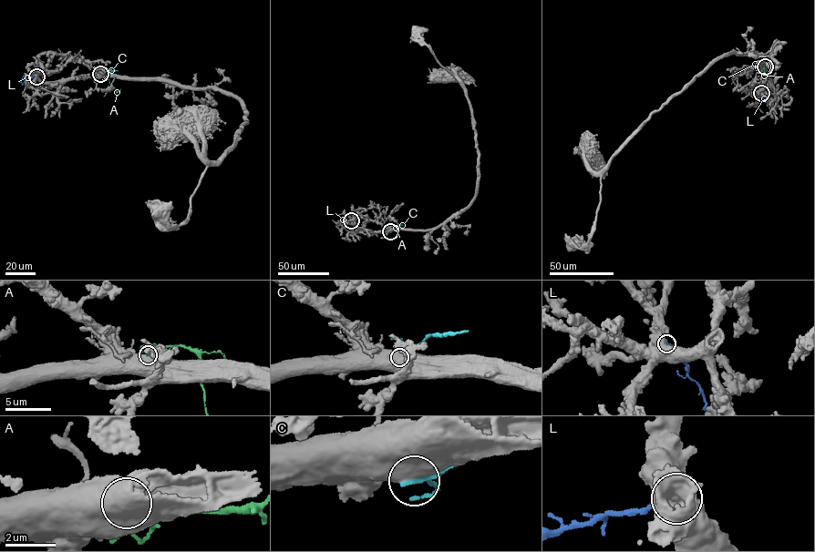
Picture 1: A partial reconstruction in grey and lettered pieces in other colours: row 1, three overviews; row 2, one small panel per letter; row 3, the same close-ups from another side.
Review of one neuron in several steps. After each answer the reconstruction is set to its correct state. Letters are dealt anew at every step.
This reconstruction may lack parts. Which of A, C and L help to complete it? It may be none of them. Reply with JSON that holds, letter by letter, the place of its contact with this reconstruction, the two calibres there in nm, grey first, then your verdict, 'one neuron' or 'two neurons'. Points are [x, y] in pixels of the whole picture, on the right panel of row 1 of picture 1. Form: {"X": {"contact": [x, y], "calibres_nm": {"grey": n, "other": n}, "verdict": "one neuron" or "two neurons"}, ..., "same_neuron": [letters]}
{"A": {"contact": [763, 66], "calibres_nm": {"grey": 750, "other": 180}, "verdict": "one neuron"}, "C": {"contact": [765, 66], "calibres_nm": {"grey": 750, "other": 170}, "verdict": "two neurons"}, "L": {"contact": [761, 93], "calibres_nm": {"grey": 900, "other": 180}, "verdict": "two neurons"}, "same_neuron": ["A"]}

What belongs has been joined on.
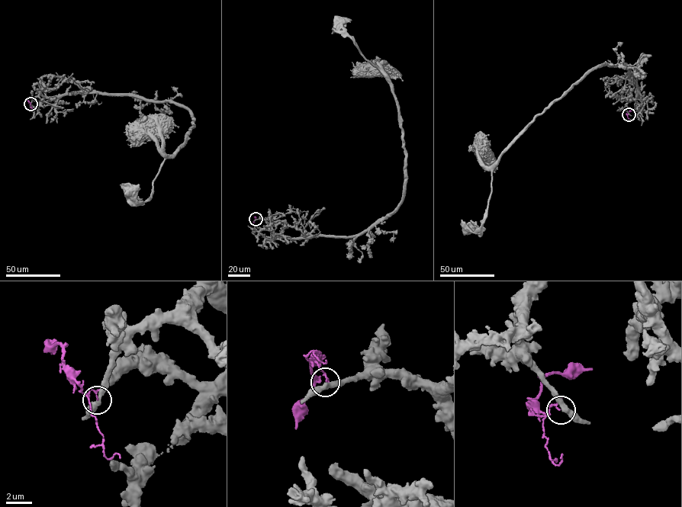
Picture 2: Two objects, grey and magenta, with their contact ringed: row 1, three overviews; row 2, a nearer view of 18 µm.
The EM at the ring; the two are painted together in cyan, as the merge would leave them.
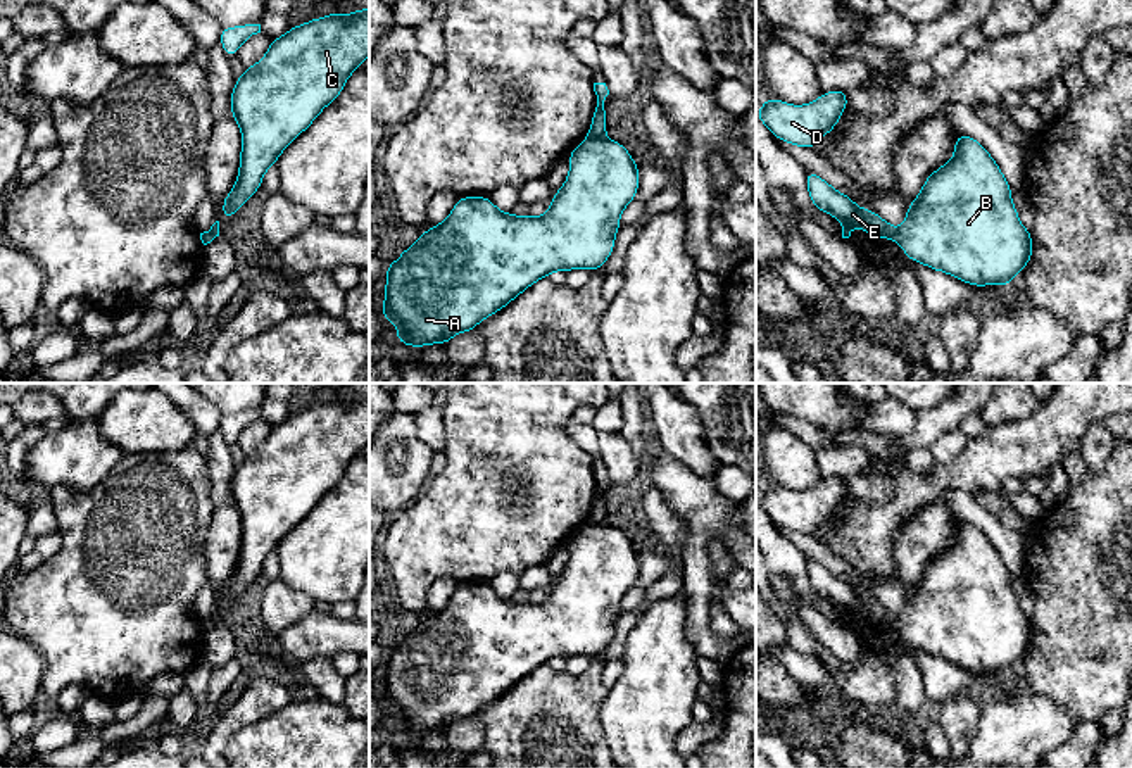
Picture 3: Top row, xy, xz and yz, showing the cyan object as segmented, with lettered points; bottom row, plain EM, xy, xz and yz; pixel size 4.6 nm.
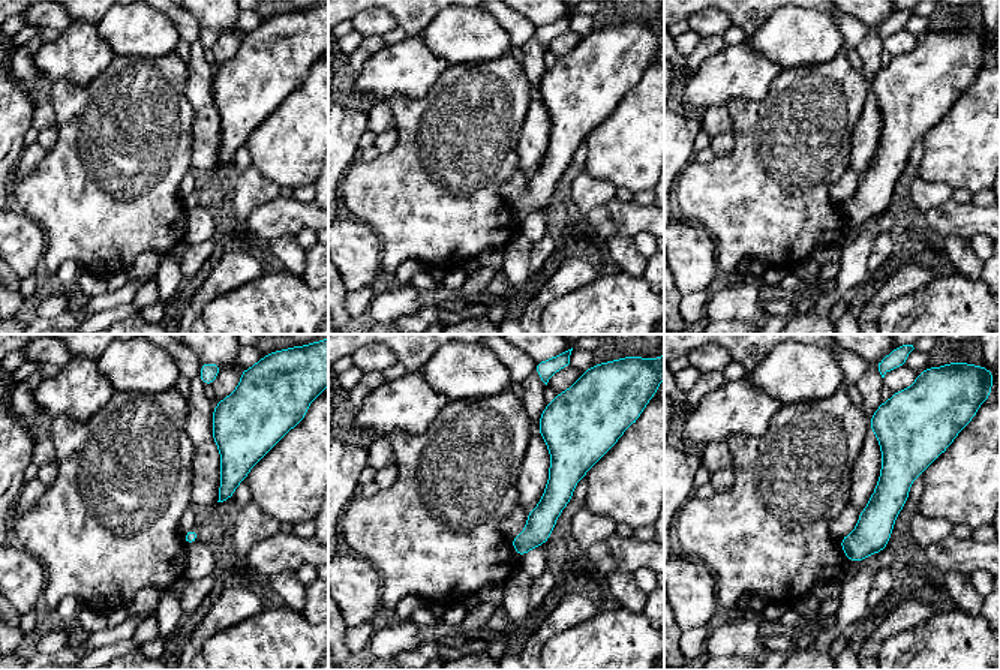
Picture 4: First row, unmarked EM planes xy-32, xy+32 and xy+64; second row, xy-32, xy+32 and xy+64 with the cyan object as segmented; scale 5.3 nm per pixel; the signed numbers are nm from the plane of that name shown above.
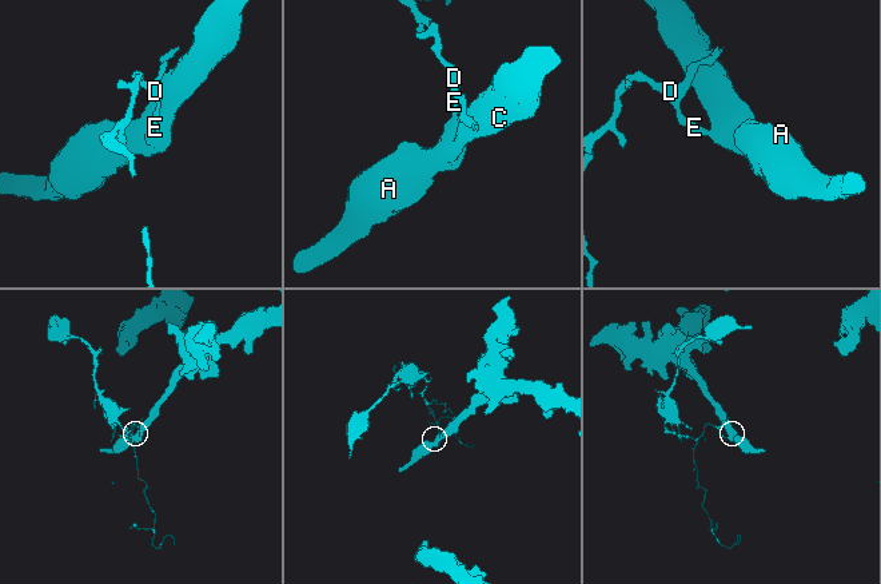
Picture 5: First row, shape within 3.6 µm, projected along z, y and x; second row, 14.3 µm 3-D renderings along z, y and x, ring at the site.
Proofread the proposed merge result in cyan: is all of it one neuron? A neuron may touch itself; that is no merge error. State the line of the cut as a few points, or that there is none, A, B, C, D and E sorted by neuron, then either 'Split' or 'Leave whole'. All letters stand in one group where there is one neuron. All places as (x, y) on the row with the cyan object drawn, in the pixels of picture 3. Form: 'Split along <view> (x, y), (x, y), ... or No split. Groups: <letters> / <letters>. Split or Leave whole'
Split along xz (589, 133), (603, 137). Groups: A B C / D E. Split

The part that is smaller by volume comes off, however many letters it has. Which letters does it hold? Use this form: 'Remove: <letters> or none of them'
Remove: D, E

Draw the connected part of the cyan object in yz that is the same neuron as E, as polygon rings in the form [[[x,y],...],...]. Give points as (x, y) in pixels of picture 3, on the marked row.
[[[806,171],[806,186],[813,205],[825,214],[832,214],[842,224],[842,238],[849,238],[854,226],[863,228],[877,238],[894,238],[896,228],[870,209],[861,209],[854,200],[813,171]]]

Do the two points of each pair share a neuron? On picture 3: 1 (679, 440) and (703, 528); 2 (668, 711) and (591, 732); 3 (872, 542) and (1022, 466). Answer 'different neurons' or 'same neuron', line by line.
1: different neurons
2: different neurons
3: same neuron

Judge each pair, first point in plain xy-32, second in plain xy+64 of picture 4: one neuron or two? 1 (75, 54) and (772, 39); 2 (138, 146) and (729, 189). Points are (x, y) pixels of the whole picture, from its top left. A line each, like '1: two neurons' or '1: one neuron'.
1: two neurons
2: one neuron

